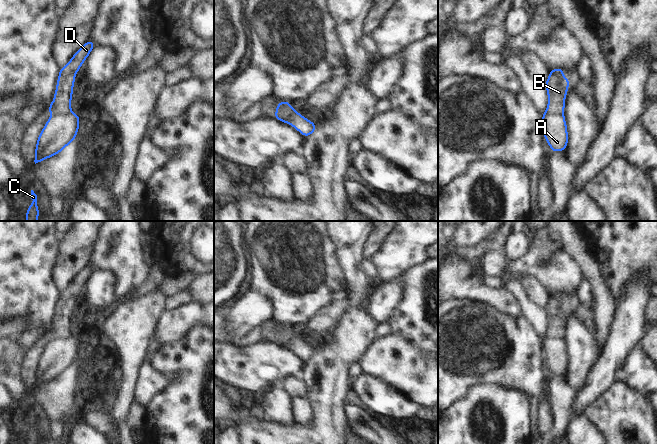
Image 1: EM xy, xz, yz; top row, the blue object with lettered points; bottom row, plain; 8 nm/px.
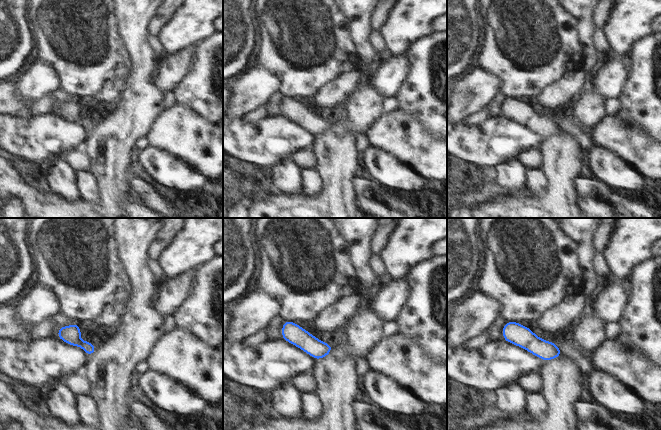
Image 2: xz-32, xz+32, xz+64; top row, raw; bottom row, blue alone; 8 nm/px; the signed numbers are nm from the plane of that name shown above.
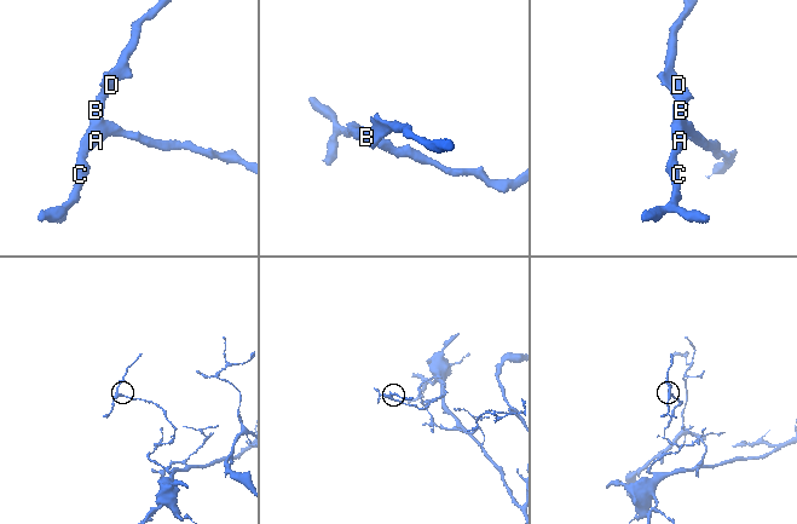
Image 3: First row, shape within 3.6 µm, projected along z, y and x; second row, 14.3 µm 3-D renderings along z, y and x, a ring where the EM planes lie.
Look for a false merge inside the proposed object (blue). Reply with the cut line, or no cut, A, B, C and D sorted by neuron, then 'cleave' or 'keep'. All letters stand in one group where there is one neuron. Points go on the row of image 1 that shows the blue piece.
cut xz (277, 108), (283, 112), (289, 123); groups A C / B D; cleave

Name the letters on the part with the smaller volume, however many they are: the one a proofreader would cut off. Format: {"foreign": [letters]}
{"foreign": ["B", "D"]}

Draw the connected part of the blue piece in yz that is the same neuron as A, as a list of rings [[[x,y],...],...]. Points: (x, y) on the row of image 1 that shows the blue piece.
[[[542,114],[542,133],[552,152],[564,151],[568,144],[567,125],[564,116]]]

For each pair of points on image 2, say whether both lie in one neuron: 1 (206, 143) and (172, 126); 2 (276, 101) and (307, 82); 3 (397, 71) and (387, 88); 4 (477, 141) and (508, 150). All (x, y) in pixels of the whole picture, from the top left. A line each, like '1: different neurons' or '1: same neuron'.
1: same neuron
2: different neurons
3: same neuron
4: same neuron

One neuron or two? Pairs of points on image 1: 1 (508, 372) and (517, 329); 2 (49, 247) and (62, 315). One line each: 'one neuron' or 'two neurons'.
1: one neuron
2: two neurons

